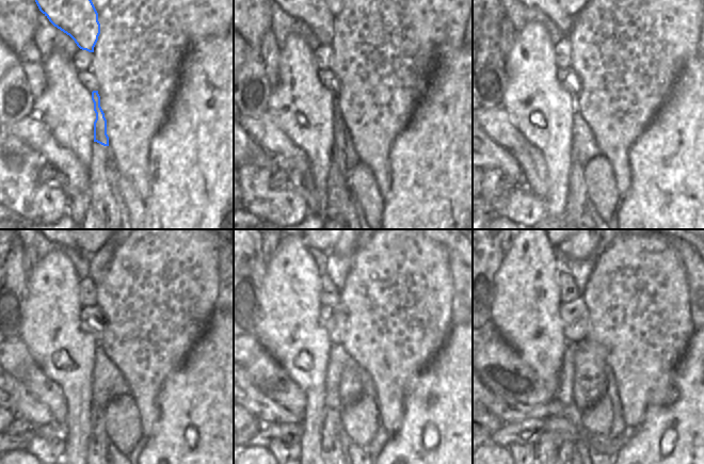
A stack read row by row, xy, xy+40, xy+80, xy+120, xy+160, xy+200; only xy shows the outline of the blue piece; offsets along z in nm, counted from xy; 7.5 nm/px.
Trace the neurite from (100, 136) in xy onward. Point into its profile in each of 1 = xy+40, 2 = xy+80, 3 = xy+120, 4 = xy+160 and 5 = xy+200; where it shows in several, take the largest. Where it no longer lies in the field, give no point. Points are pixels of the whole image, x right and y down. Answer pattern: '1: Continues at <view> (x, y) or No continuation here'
1: Continues at xy+40 (339, 129)
2: Continues at xy+80 (576, 203)
3: Continues at xy+120 (97, 442)
4: Continues at xy+160 (333, 432)
5: Continues at xy+200 (568, 446)

